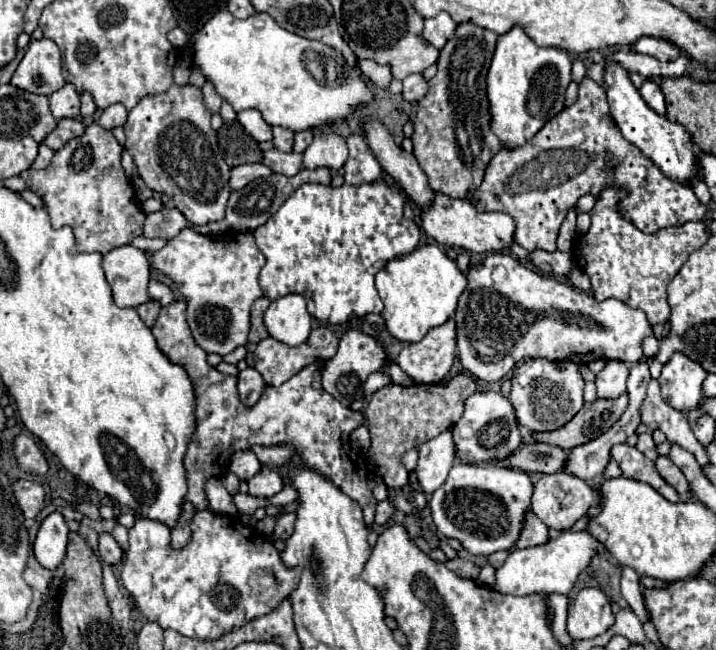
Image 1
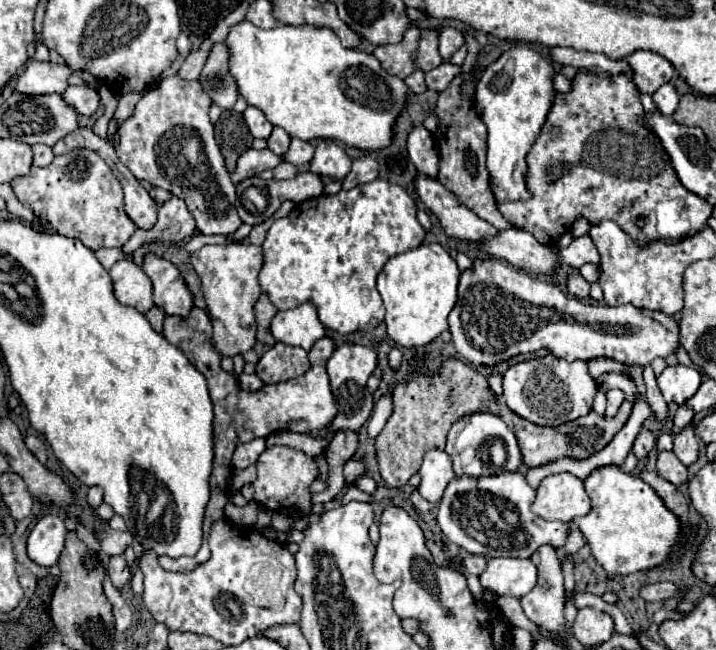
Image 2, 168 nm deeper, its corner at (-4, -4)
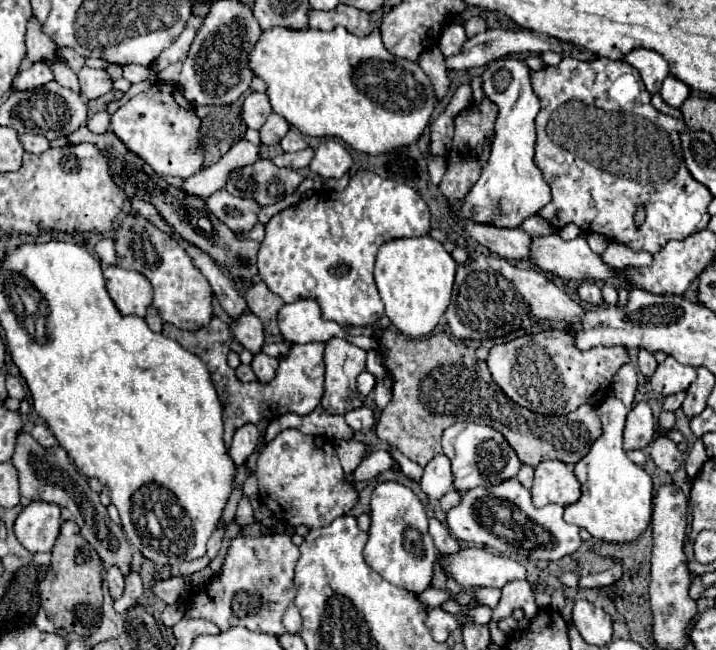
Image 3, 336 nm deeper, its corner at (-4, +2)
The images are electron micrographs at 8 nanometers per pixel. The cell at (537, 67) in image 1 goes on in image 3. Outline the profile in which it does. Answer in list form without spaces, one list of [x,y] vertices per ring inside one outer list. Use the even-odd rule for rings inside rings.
[[[499,58],[485,66],[481,74],[483,94],[497,106],[495,138],[491,156],[481,178],[463,200],[463,216],[503,228],[517,228],[527,216],[537,214],[549,200],[551,190],[533,164],[535,148],[535,116],[539,114],[539,98],[531,86],[531,68],[519,58]]]

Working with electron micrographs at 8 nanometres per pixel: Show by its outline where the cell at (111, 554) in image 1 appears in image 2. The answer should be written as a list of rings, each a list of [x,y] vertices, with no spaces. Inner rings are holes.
[[[111,556],[107,574],[109,574],[109,578],[117,590],[121,590],[131,580],[131,568],[127,566],[123,556]]]

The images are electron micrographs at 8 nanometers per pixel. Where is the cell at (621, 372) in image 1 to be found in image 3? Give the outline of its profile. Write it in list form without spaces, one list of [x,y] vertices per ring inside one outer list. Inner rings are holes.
[[[607,398],[599,406],[603,436],[595,440],[589,454],[575,464],[575,476],[581,482],[581,498],[565,508],[565,520],[585,528],[593,538],[613,544],[637,542],[651,524],[651,476],[633,464],[623,450],[623,424],[627,408],[617,398]]]

